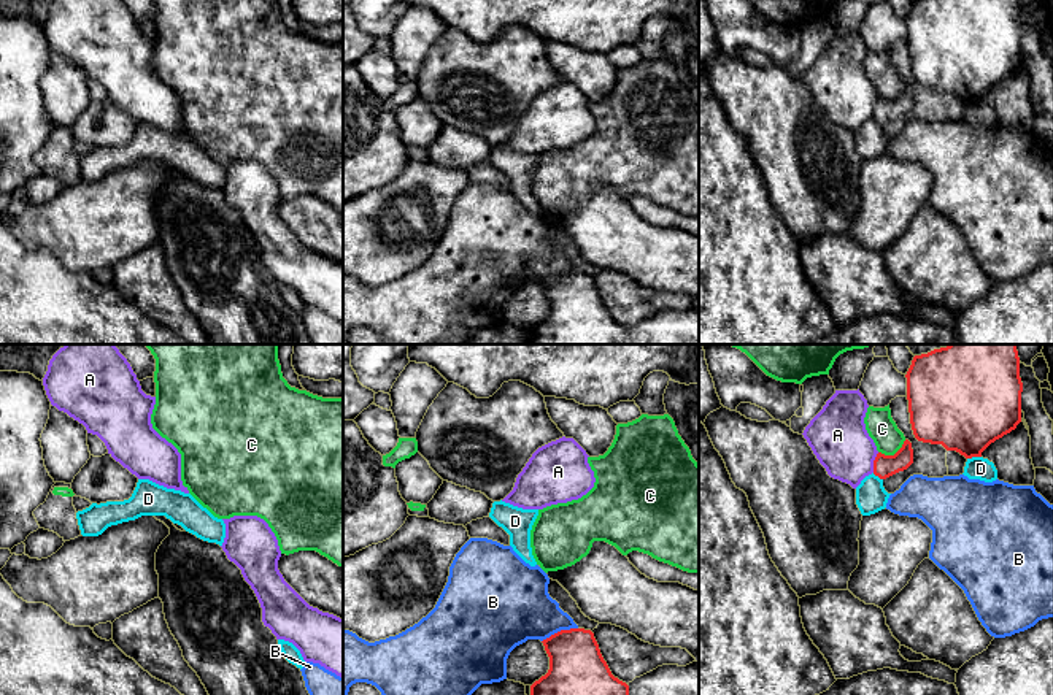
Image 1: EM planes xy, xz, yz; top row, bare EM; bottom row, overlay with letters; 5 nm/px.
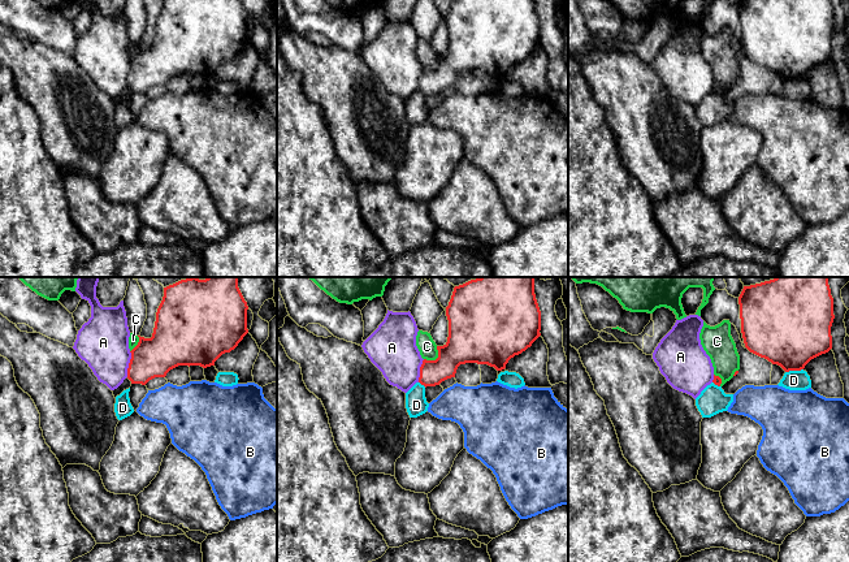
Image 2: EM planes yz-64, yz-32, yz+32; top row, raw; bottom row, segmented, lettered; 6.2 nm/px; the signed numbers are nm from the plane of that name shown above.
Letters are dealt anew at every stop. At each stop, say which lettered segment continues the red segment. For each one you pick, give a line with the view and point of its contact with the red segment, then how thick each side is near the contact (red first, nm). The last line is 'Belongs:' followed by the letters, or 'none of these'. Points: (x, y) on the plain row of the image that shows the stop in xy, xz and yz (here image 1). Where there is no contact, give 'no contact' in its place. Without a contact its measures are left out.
Belongs: none of these

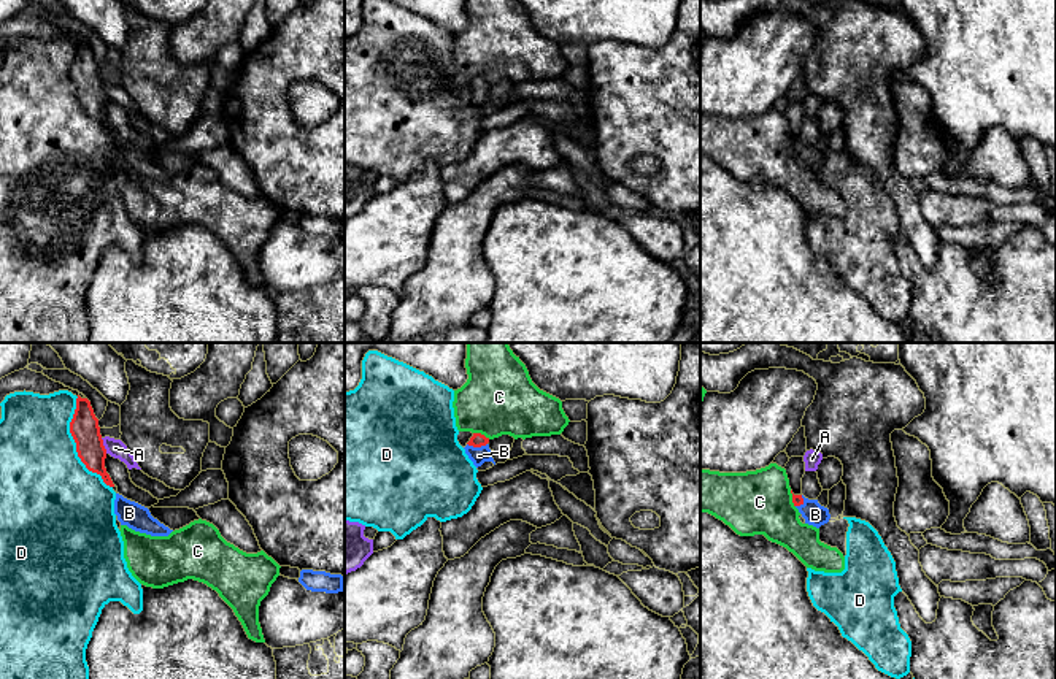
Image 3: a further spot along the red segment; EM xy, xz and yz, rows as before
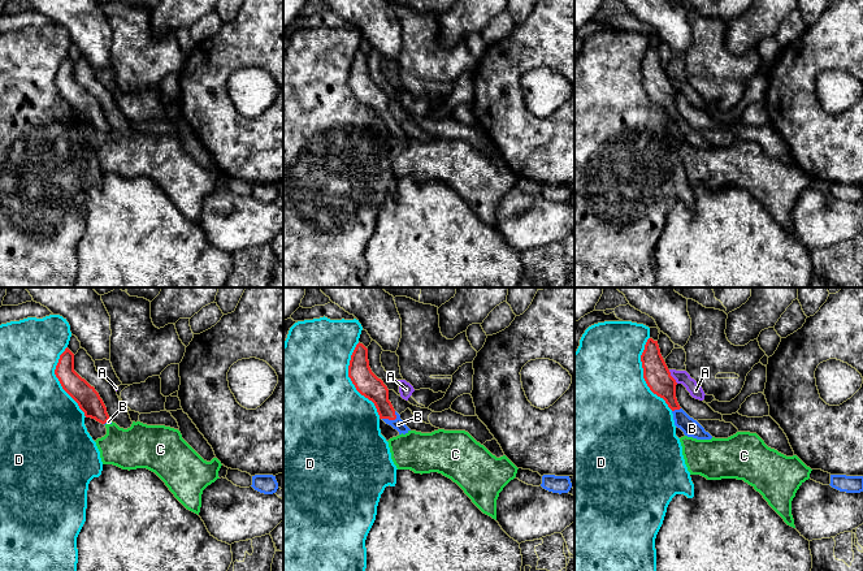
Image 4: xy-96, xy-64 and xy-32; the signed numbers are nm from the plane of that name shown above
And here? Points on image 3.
B: xz (477, 91) | 70/90 nm
Belongs: B

